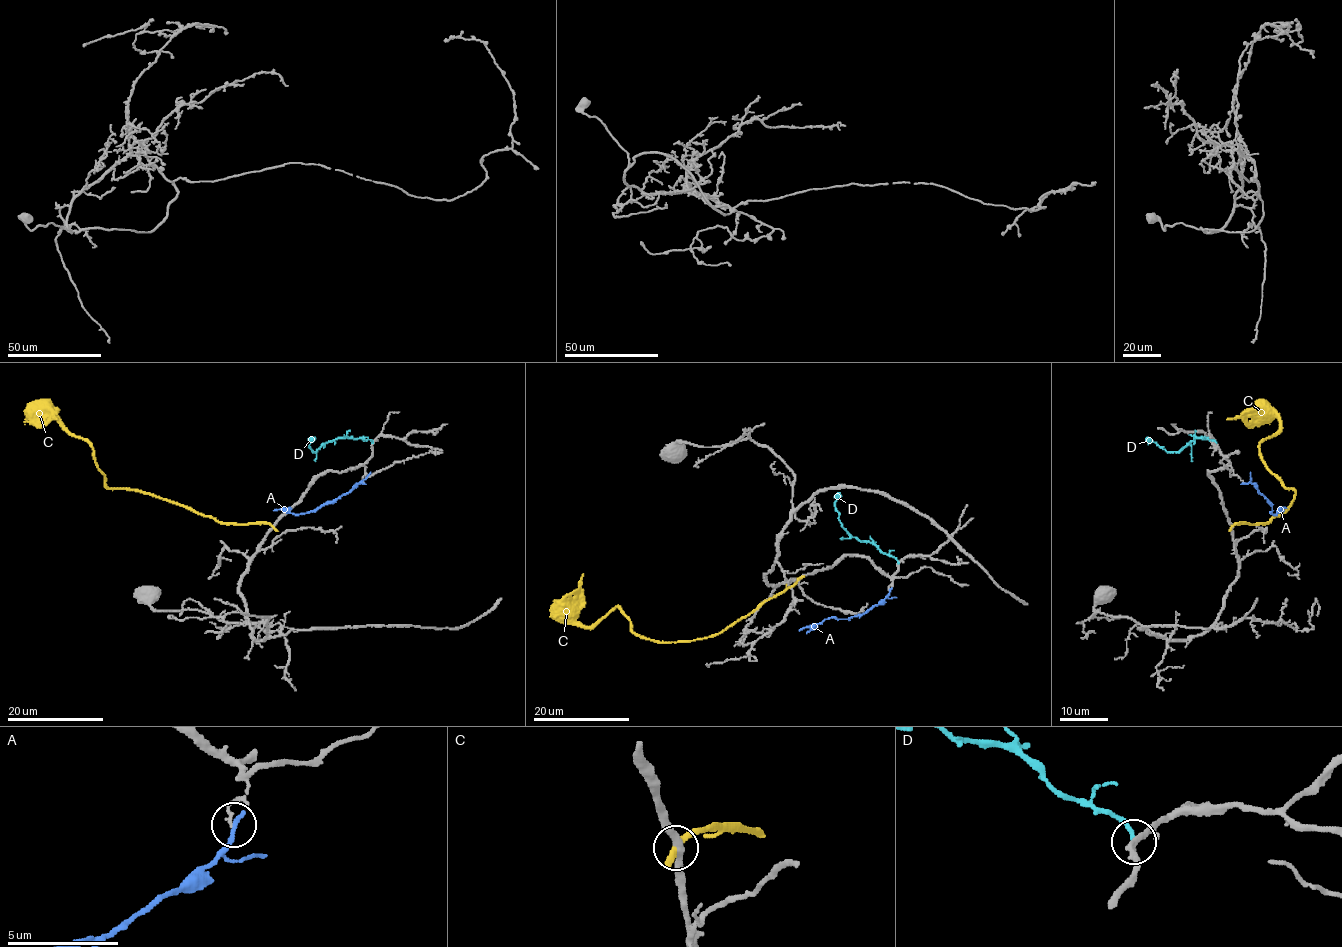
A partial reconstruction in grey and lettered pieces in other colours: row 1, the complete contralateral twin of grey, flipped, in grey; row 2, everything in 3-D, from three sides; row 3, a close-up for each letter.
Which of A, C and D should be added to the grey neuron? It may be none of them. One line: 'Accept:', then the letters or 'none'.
Accept: none

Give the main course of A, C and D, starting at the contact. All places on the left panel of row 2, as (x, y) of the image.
A: (363, 483), (308, 513), (273, 510)
C: (273, 527), (266, 522), (223, 523), (167, 501), (111, 489), (105, 484), (92, 447), (57, 419)
D: (372, 442), (344, 437), (326, 442), (313, 451), (309, 447), (314, 438)

